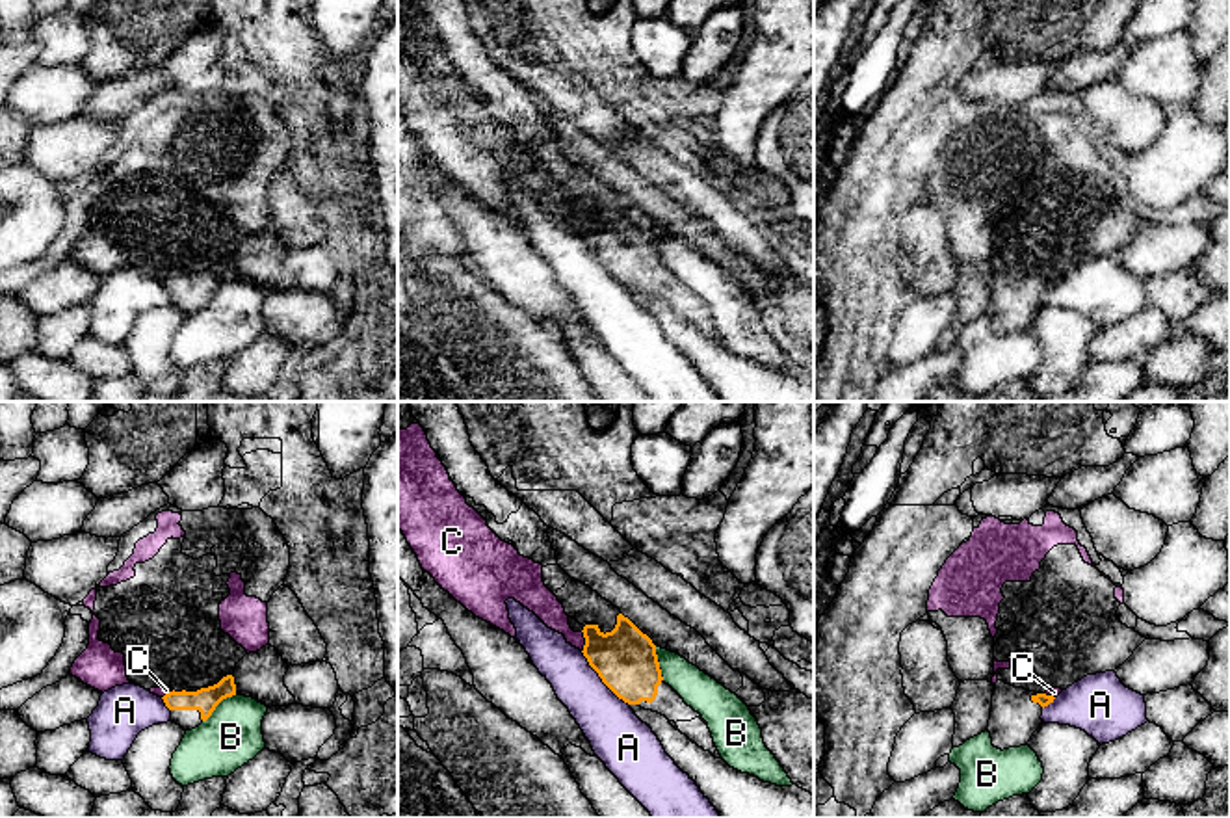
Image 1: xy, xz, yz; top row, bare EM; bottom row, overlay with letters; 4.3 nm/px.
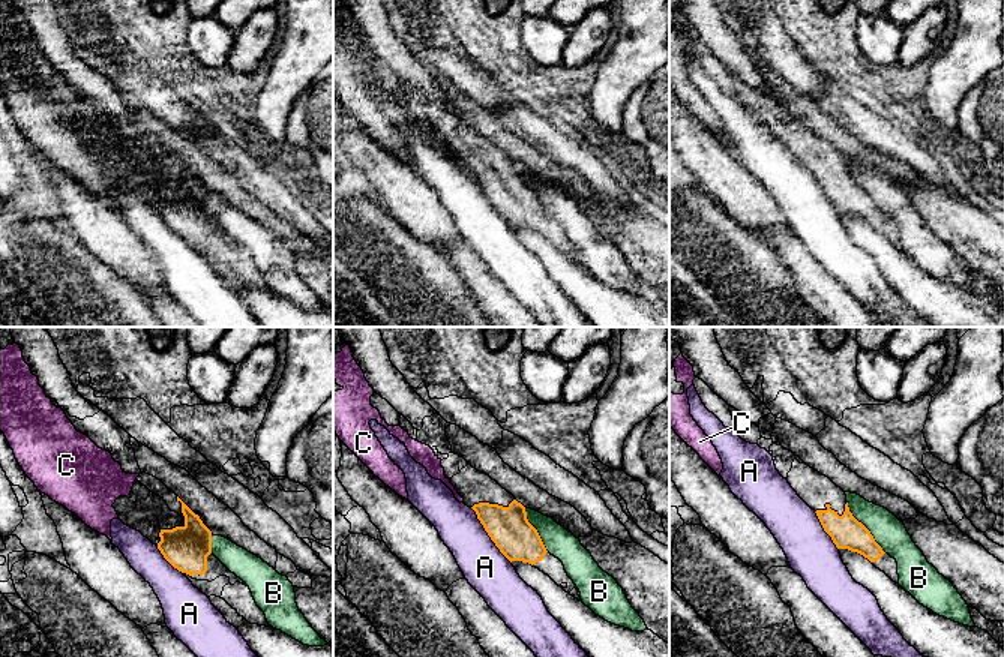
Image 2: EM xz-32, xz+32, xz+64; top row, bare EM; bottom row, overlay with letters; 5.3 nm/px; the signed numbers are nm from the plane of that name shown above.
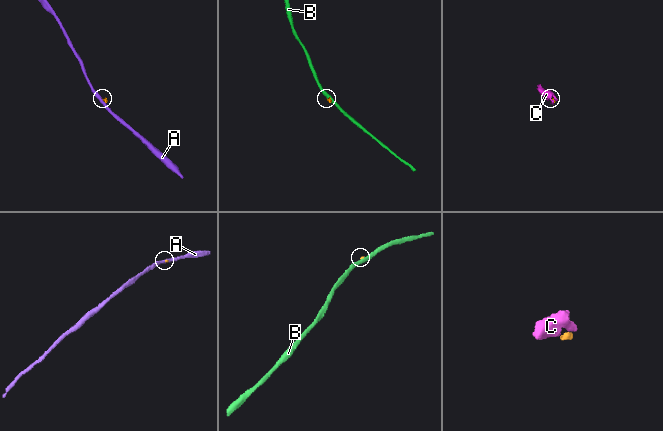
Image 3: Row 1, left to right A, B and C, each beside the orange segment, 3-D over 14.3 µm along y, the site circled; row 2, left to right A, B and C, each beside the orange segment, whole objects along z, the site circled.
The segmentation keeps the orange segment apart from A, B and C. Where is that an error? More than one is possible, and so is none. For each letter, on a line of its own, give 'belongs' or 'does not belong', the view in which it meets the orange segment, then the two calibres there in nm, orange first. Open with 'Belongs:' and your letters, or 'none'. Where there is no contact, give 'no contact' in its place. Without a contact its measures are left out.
Belongs: none
A: does not belong; contact in xz; calibres 280 and 240 nm
B: does not belong; contact in xy; calibres 110 and 260 nm
C: does not belong; contact in xz; calibres 280 and 120 nm

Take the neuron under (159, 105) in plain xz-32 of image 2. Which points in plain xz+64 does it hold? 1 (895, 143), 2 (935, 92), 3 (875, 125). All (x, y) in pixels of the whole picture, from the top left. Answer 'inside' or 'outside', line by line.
1: outside
2: outside
3: outside

